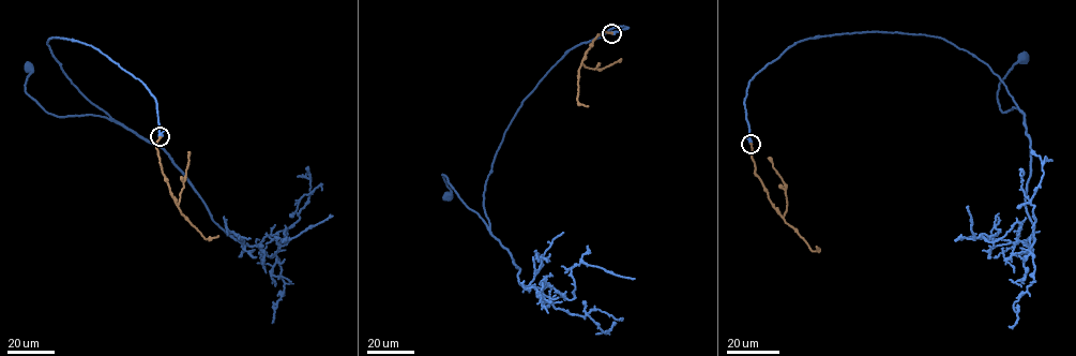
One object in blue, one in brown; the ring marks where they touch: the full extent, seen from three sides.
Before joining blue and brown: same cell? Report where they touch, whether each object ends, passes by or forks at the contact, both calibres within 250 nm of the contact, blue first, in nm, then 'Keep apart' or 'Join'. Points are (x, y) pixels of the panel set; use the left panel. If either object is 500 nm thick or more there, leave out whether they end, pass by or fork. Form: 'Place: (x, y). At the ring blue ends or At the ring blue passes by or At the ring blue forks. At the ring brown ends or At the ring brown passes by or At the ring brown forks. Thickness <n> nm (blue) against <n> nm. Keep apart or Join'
Place: (160, 136). Thickness 550 nm (blue) against 400 nm. Join

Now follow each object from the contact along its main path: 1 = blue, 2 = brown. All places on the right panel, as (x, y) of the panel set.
1: (751, 143), (749, 80), (809, 38), (941, 38), (999, 76), (1020, 110), (1002, 113), (999, 84), (1023, 56)
2: (751, 144), (755, 174), (772, 205), (811, 249), (817, 251), (816, 246)

